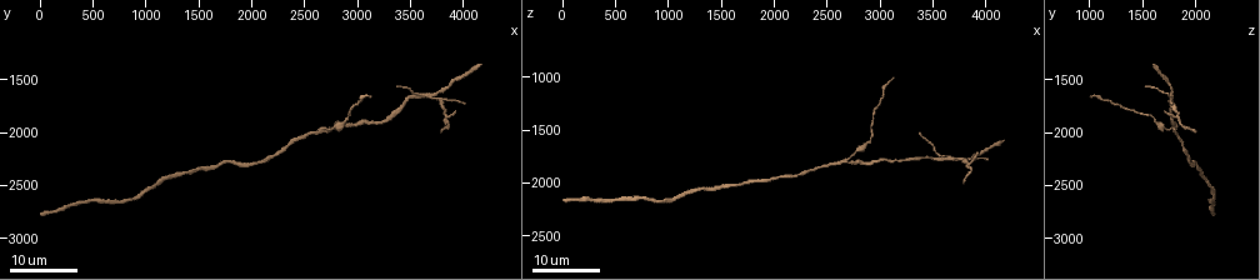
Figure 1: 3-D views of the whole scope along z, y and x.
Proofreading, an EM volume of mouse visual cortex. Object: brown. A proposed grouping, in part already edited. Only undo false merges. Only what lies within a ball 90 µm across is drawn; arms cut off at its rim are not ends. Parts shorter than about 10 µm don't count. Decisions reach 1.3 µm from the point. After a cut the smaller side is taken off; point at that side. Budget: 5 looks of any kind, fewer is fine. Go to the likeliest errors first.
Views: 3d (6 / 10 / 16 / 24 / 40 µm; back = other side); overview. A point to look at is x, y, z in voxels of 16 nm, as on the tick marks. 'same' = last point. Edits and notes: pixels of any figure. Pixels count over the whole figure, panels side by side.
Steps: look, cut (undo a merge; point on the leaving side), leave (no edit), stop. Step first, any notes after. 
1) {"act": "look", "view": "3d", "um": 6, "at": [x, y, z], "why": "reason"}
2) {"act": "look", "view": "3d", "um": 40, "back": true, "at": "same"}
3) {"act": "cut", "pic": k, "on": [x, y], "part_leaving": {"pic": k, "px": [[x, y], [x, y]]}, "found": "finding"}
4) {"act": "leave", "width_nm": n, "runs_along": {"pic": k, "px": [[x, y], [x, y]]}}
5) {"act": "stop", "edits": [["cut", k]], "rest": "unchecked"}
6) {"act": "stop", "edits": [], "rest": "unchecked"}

{"act": "look", "view": "3d", "um": 16, "at": [2720, 1960, 1780], "why": "a fork"}

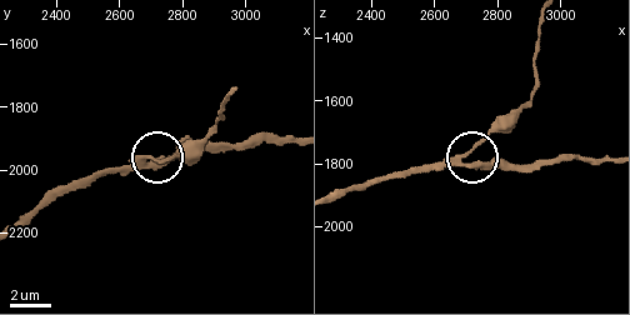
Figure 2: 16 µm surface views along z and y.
{"act": "look", "view": "3d", "um": 10, "at": [2720, 1970, 1760], "why": "closer look"}

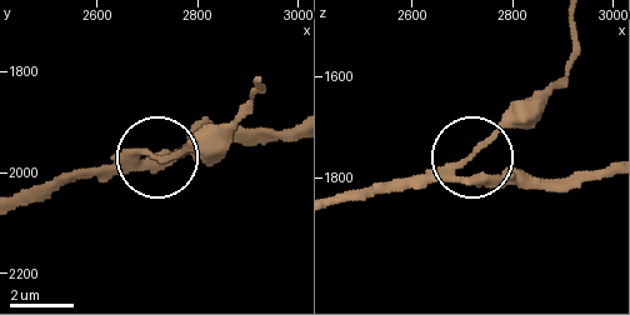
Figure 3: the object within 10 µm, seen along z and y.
{"act": "cut", "pic": 3, "on": [478, 146], "arms": 3, "found": "a second cell is stuck on"}

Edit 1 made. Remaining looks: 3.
{"act": "look", "view": "overview"}

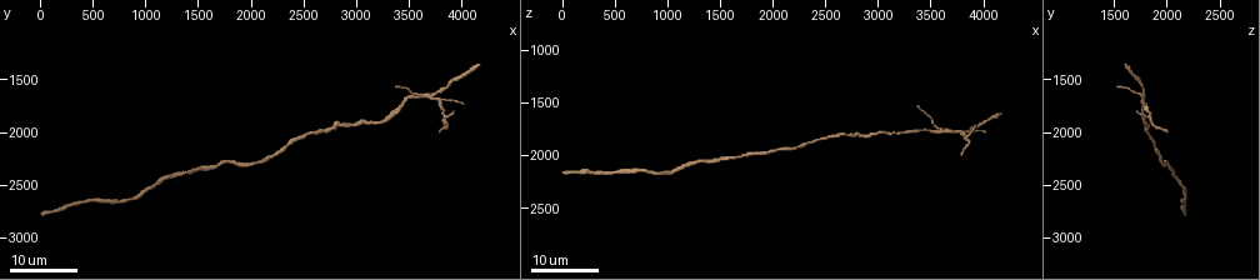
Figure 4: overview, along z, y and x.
{"act": "look", "view": "3d", "um": 24, "at": [3100, 1920, 1800]}

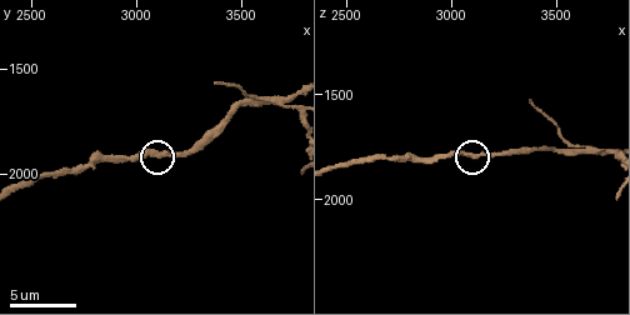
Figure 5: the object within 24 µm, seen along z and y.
{"act": "look", "view": "3d", "um": 10, "at": [3110, 1910, 1790], "why": "closer look"}

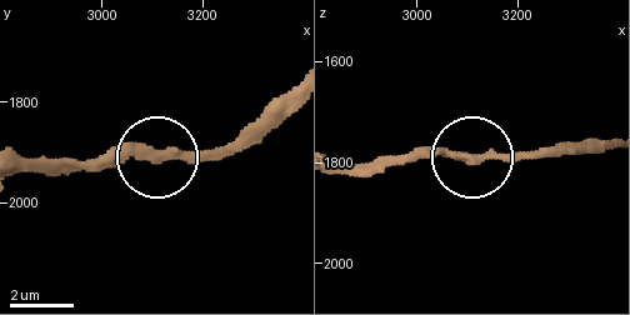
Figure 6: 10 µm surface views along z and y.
{"act": "leave", "width_nm": 280, "runs_along": {"pic": 6, "px": [[340, 163], [546, 154]]}, "found": "continuous, no second cell"}

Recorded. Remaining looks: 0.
{"act": "stop", "edits": [["cut", 3]], "rest": "unchecked"}

